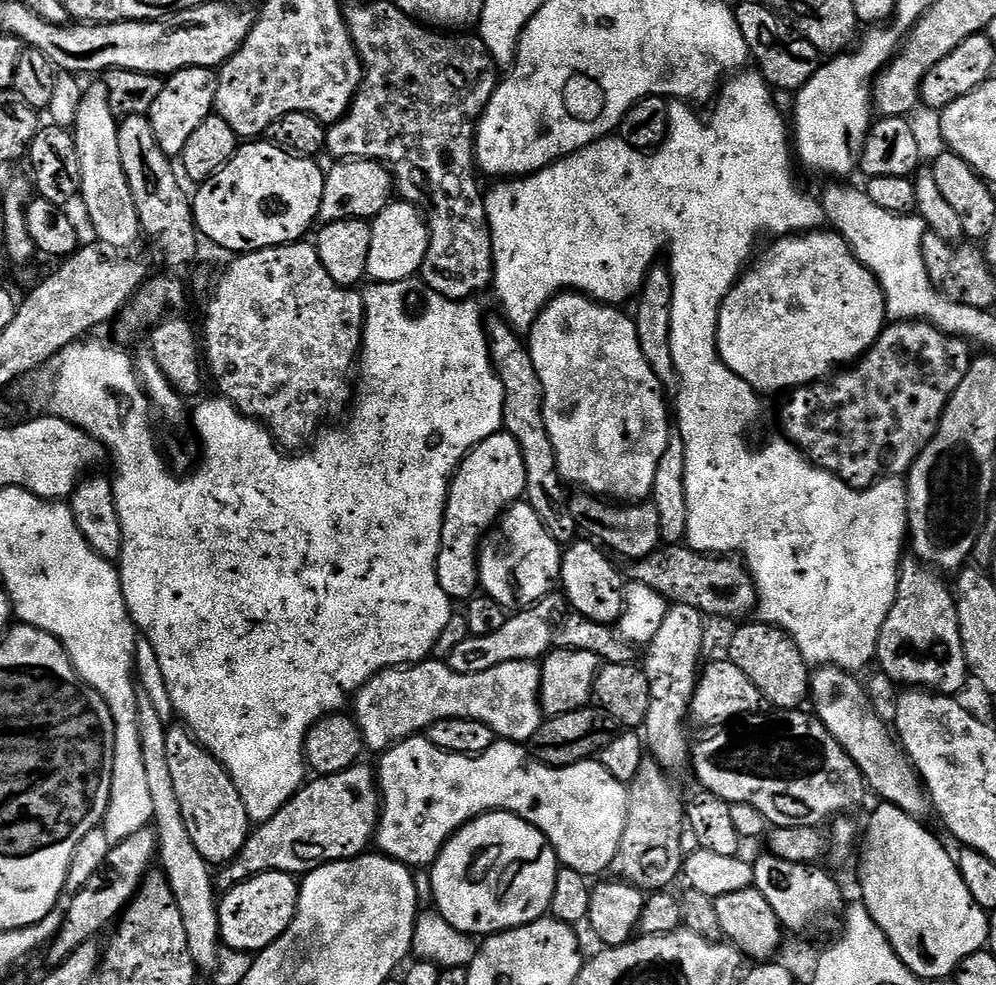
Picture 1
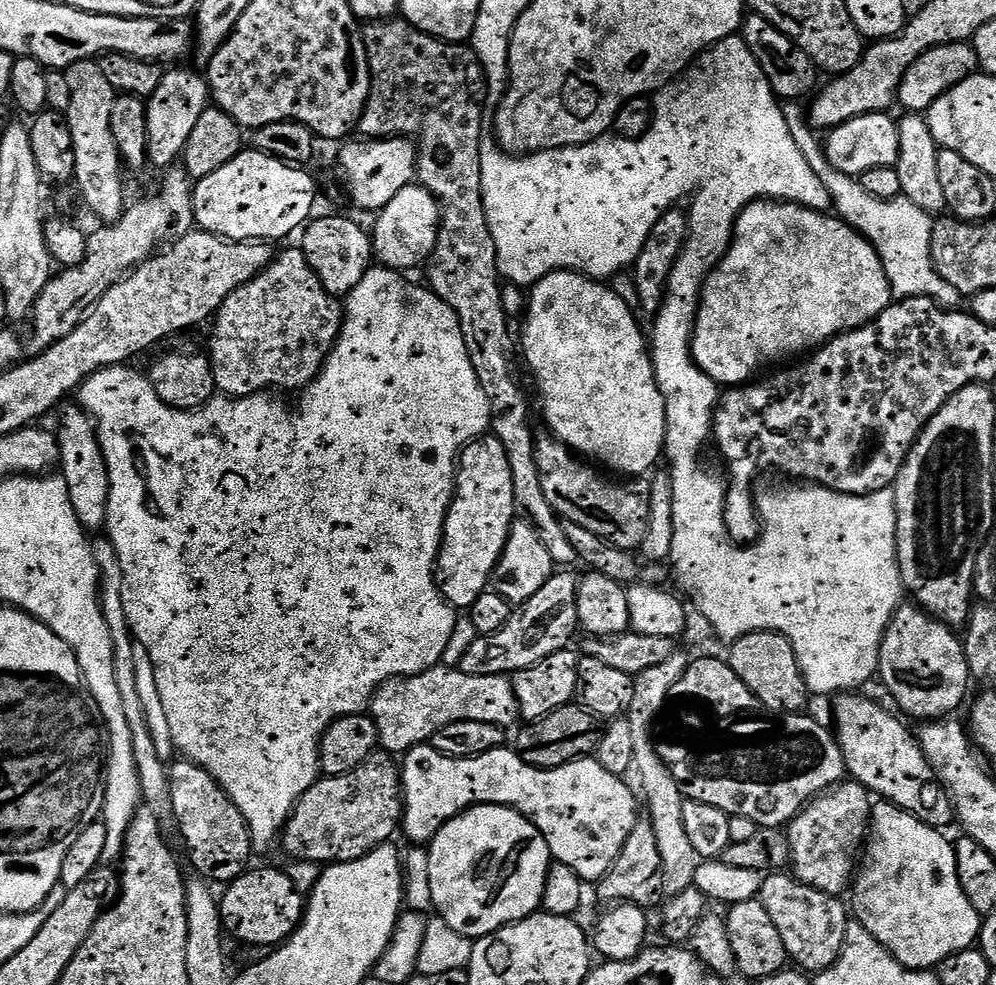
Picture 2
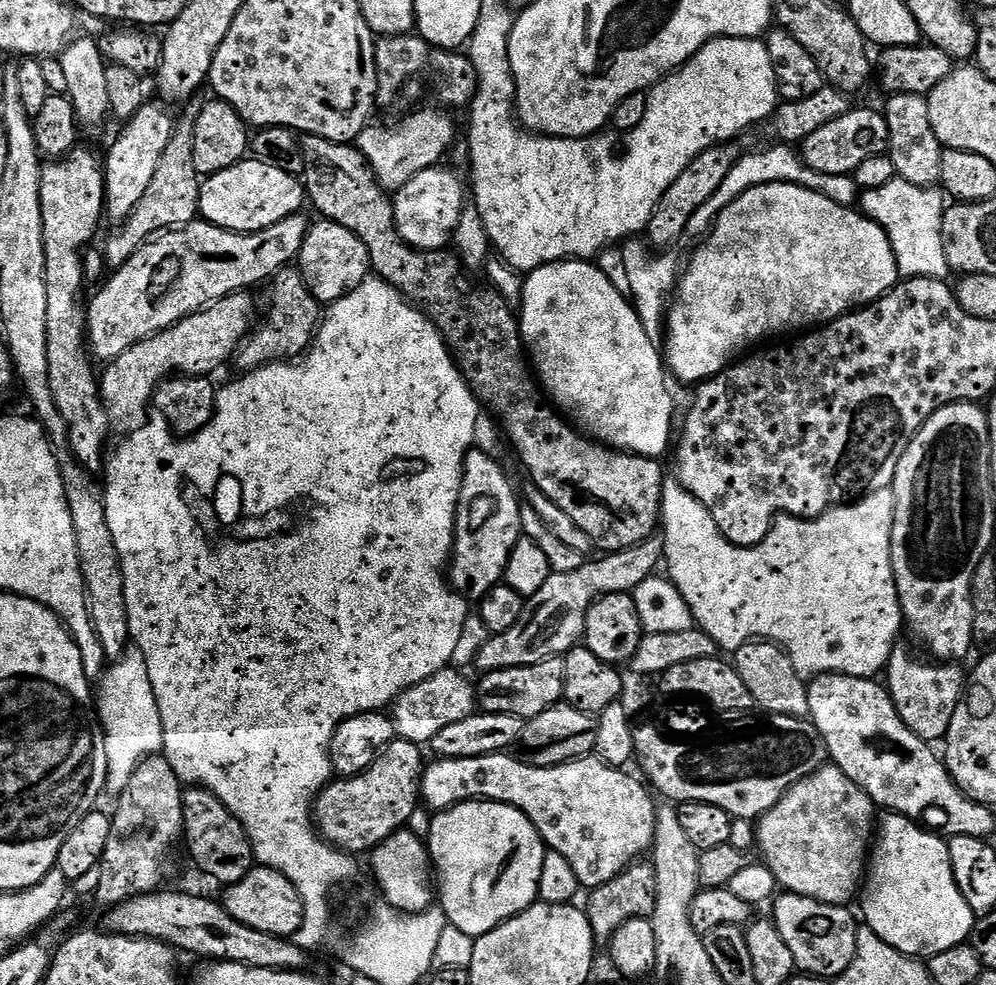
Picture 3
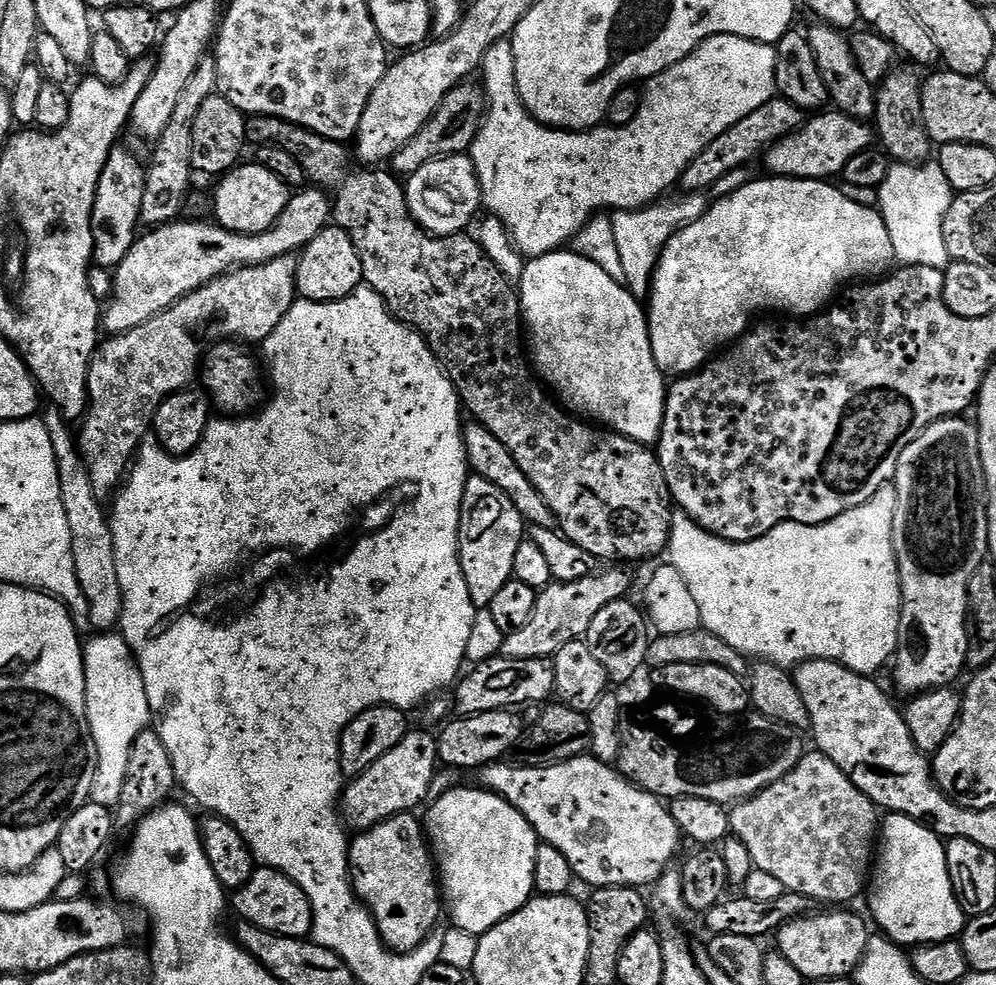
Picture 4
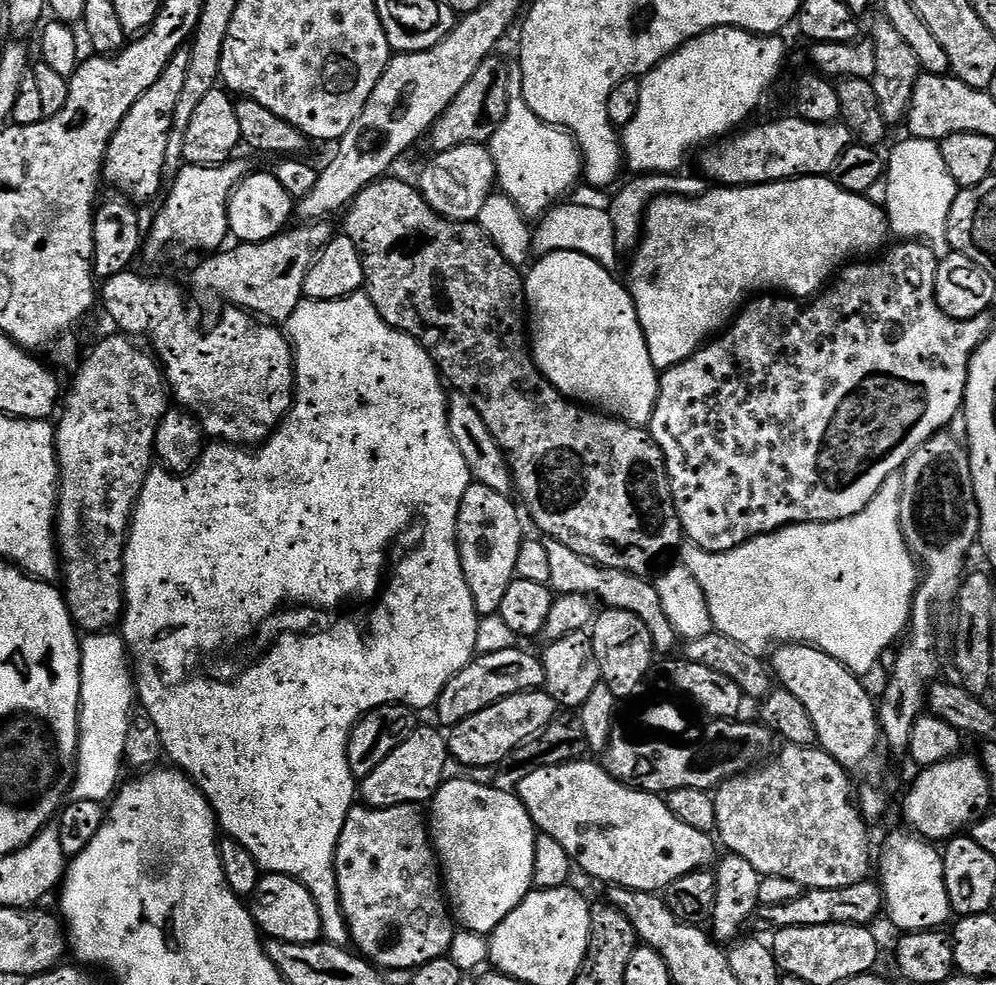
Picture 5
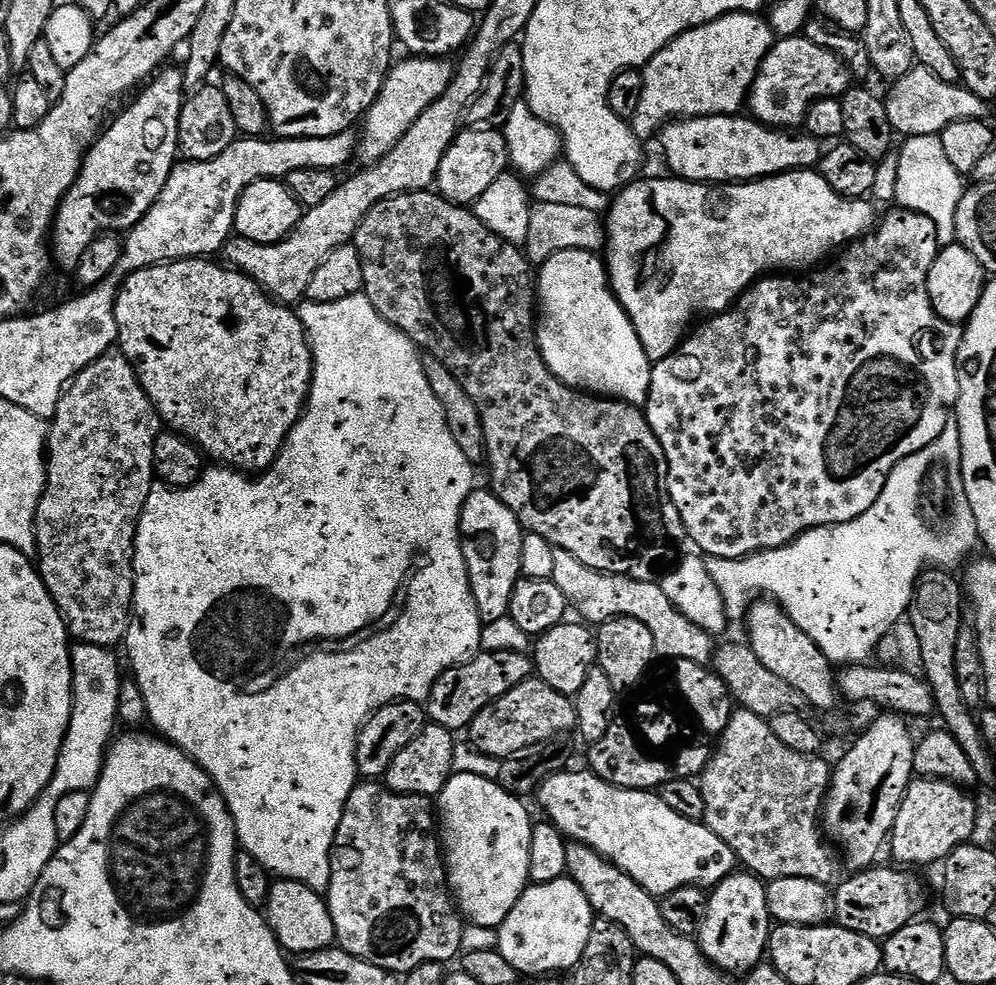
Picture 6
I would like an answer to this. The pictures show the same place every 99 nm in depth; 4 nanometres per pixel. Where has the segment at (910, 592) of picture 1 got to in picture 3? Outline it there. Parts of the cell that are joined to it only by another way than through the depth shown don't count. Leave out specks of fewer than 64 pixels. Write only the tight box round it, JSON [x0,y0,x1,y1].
[886,646,966,742]

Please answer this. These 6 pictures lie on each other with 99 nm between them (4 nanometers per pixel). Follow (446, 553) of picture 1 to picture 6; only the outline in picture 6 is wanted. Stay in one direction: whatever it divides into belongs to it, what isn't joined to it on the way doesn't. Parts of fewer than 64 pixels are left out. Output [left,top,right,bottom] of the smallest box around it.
[460,490,525,624]

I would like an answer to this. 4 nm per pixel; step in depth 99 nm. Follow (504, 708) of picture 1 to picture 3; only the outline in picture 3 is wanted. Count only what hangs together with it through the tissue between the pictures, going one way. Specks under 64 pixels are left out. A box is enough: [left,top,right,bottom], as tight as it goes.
[390,666,478,746]

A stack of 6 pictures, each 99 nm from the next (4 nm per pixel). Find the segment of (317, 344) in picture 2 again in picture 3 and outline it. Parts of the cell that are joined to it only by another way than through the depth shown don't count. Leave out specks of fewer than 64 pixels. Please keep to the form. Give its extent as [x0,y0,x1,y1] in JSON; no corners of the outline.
[234,267,322,370]

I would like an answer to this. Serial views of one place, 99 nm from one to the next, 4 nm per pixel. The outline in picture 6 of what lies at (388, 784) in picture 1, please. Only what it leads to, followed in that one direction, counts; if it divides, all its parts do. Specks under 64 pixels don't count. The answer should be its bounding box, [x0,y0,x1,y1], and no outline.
[538,770,738,896]

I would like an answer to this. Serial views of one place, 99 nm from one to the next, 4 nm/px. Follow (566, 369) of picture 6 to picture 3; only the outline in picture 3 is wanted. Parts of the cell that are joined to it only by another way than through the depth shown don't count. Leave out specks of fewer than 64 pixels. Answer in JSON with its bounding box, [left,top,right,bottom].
[518,260,674,458]

